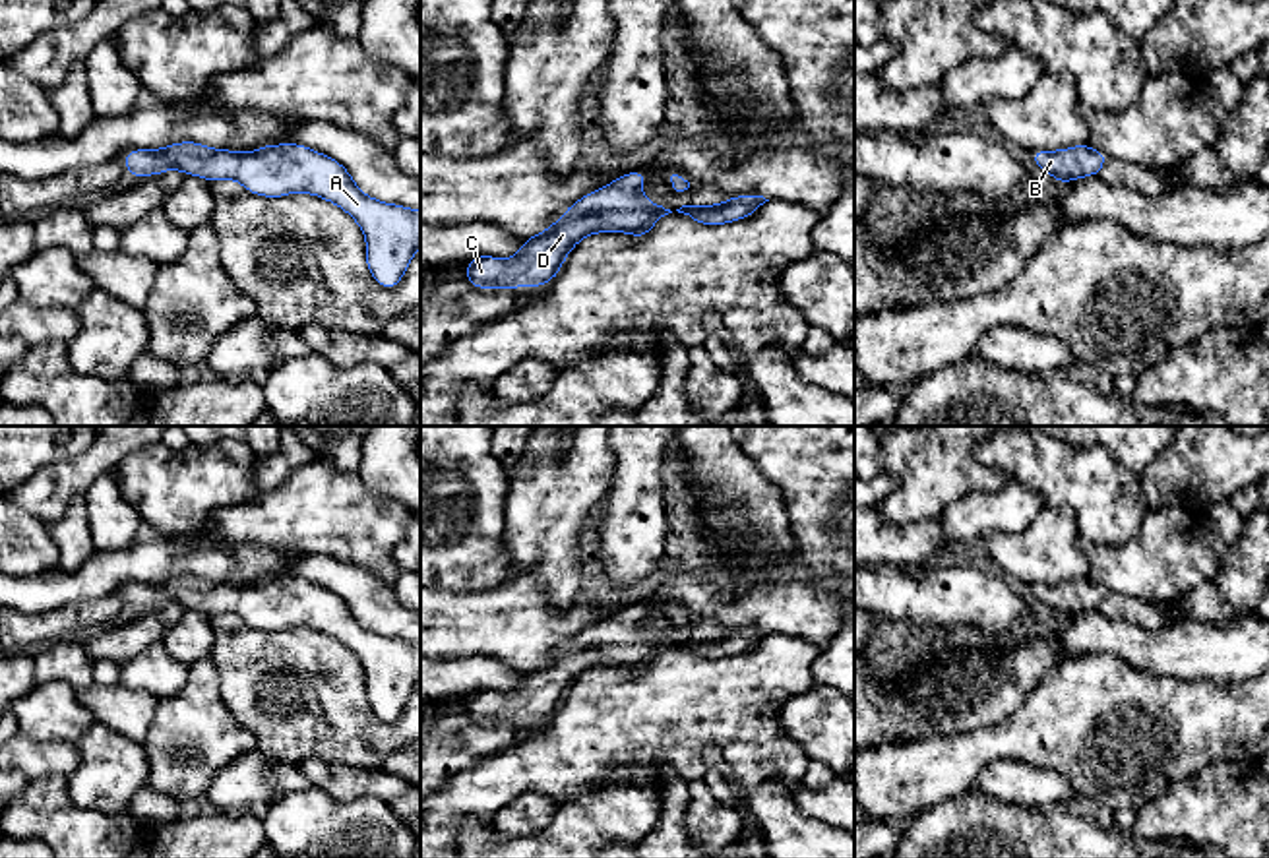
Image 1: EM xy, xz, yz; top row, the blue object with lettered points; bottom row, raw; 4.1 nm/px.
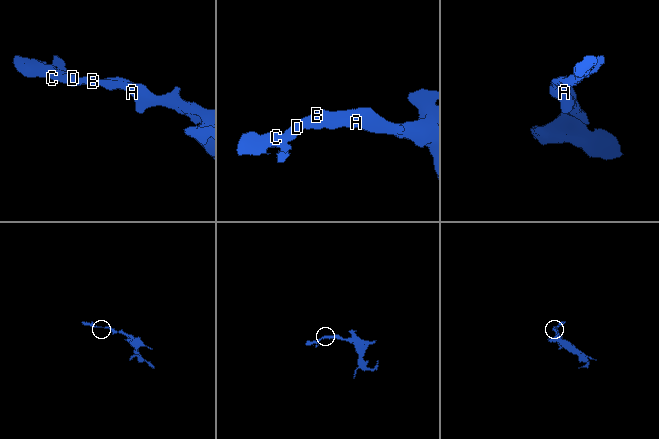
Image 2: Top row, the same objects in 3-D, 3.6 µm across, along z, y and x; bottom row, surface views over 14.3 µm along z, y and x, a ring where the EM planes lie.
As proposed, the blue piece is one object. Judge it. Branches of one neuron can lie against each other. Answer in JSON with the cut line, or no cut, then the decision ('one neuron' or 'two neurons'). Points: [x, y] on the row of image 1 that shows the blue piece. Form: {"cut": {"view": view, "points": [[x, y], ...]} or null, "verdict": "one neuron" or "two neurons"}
{"cut": null, "verdict": "one neuron"}

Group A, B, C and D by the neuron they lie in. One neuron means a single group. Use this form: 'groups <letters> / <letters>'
groups A B C D

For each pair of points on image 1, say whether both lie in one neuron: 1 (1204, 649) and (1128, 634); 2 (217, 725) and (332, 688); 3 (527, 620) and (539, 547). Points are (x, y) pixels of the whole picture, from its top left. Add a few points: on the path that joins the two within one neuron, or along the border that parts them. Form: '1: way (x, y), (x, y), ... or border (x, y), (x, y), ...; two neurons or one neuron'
1: way (1184, 649), (1147, 649); one neuron
2: border (217, 676), (221, 700), (254, 736), (256, 746); two neurons
3: border (537, 574), (510, 582); two neurons

